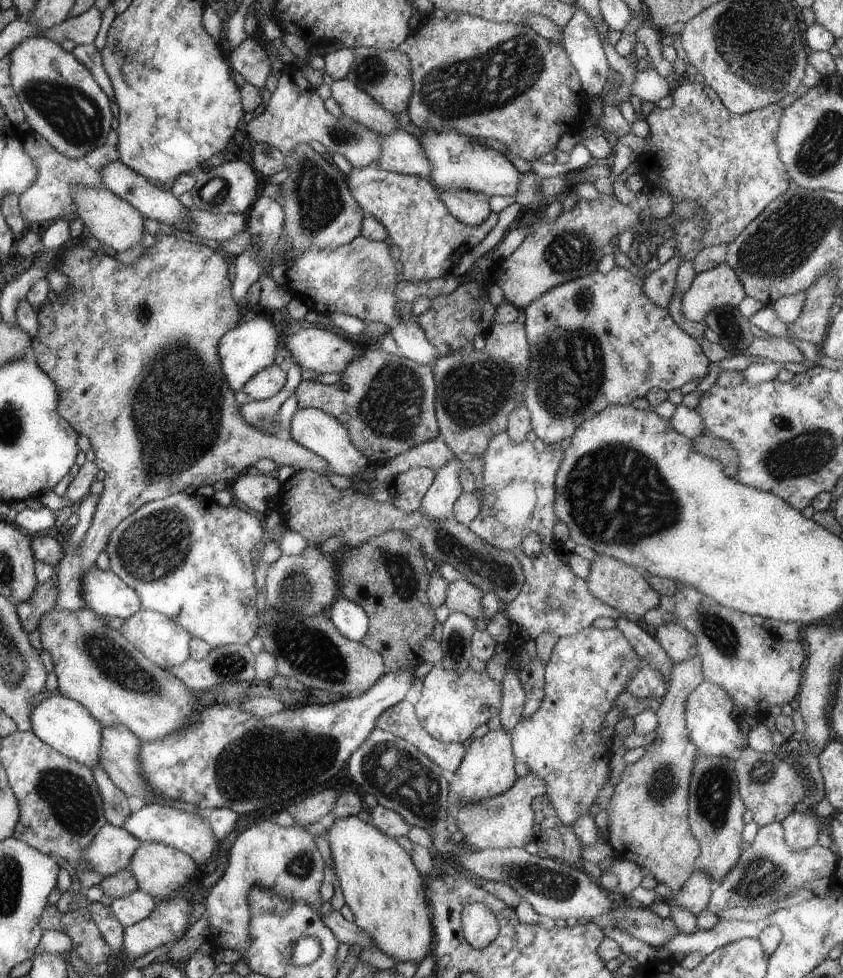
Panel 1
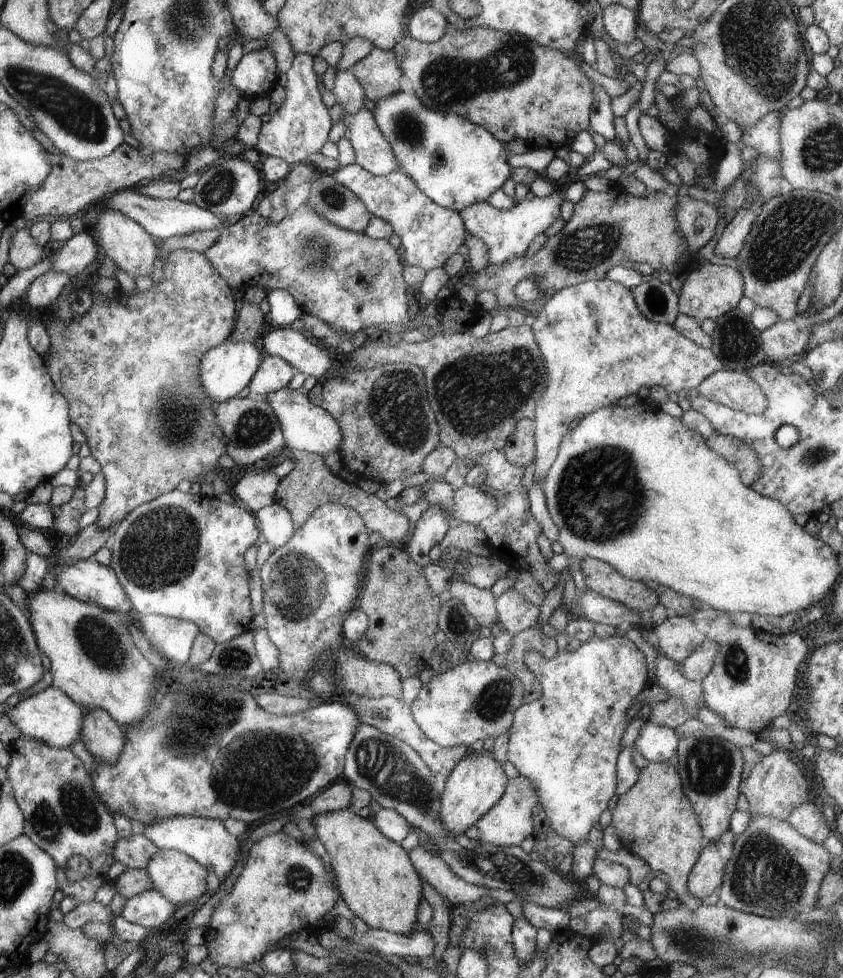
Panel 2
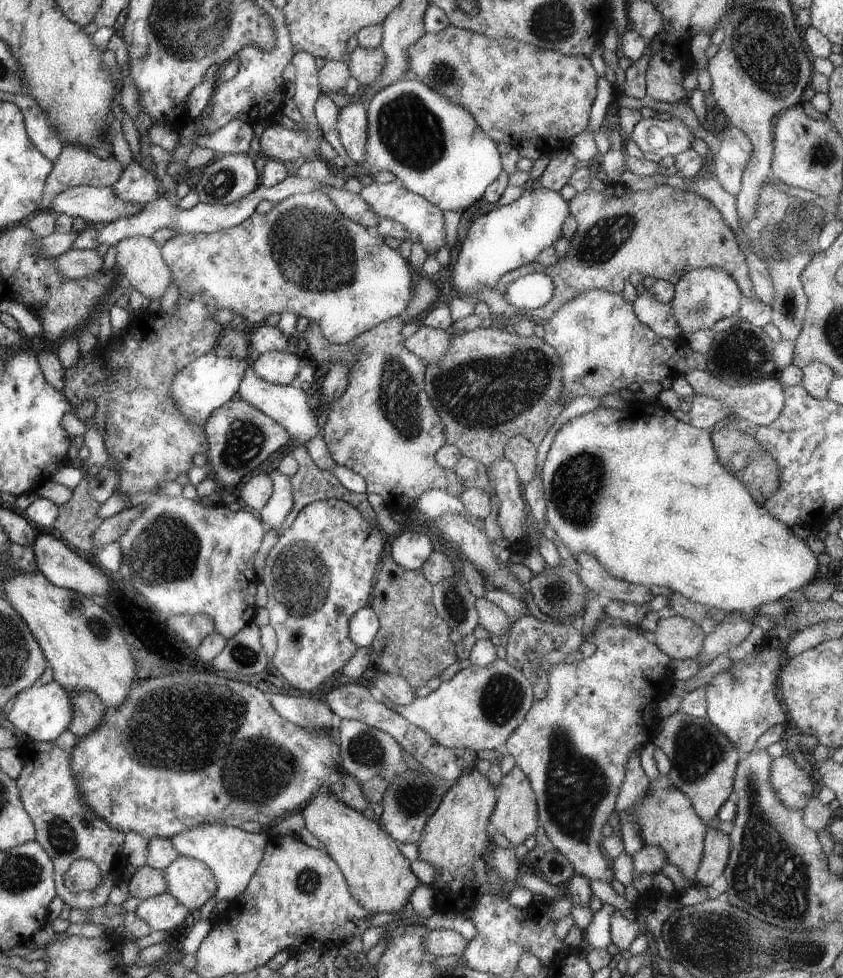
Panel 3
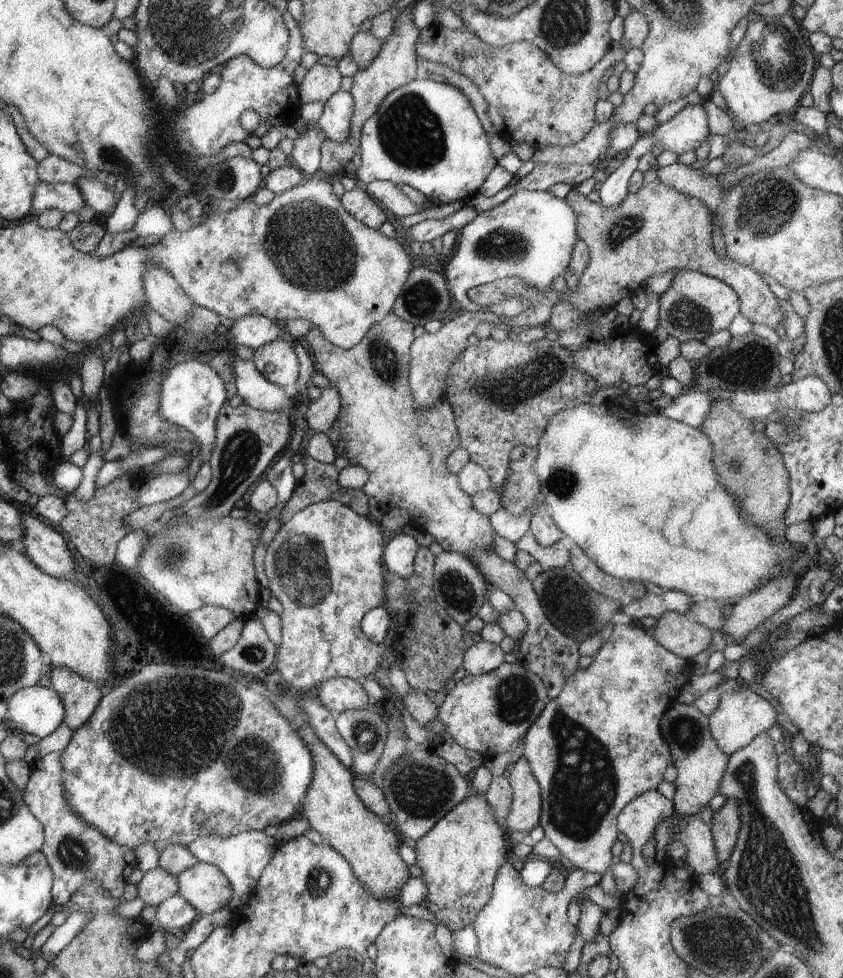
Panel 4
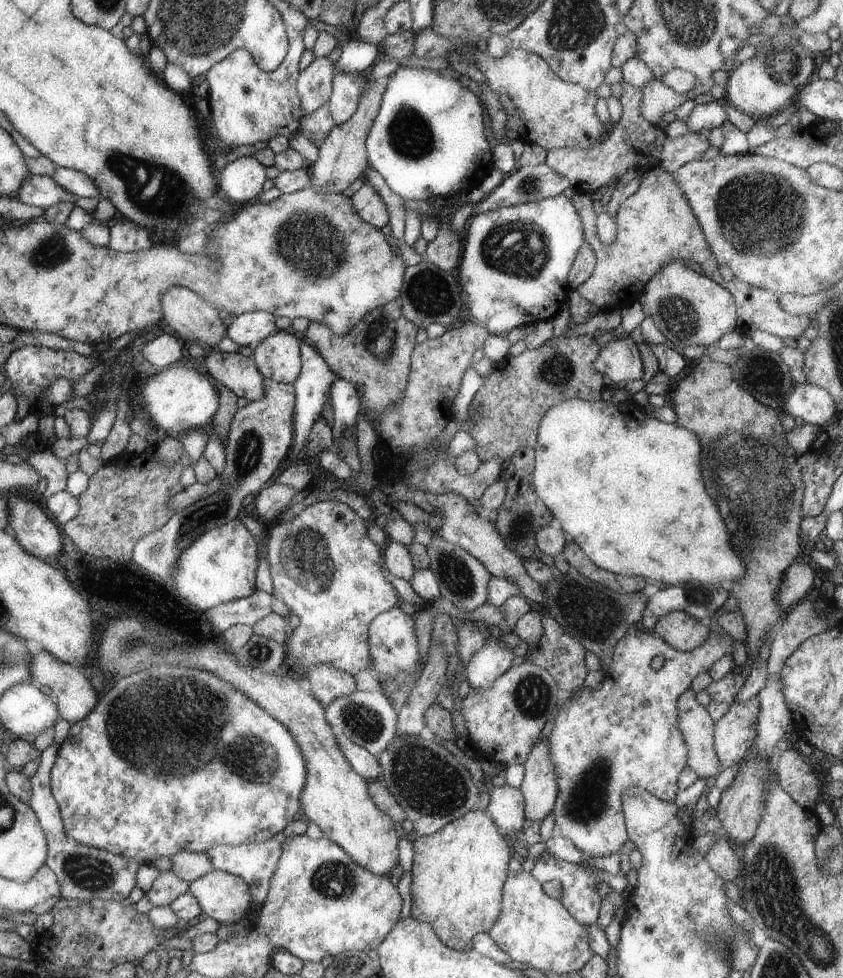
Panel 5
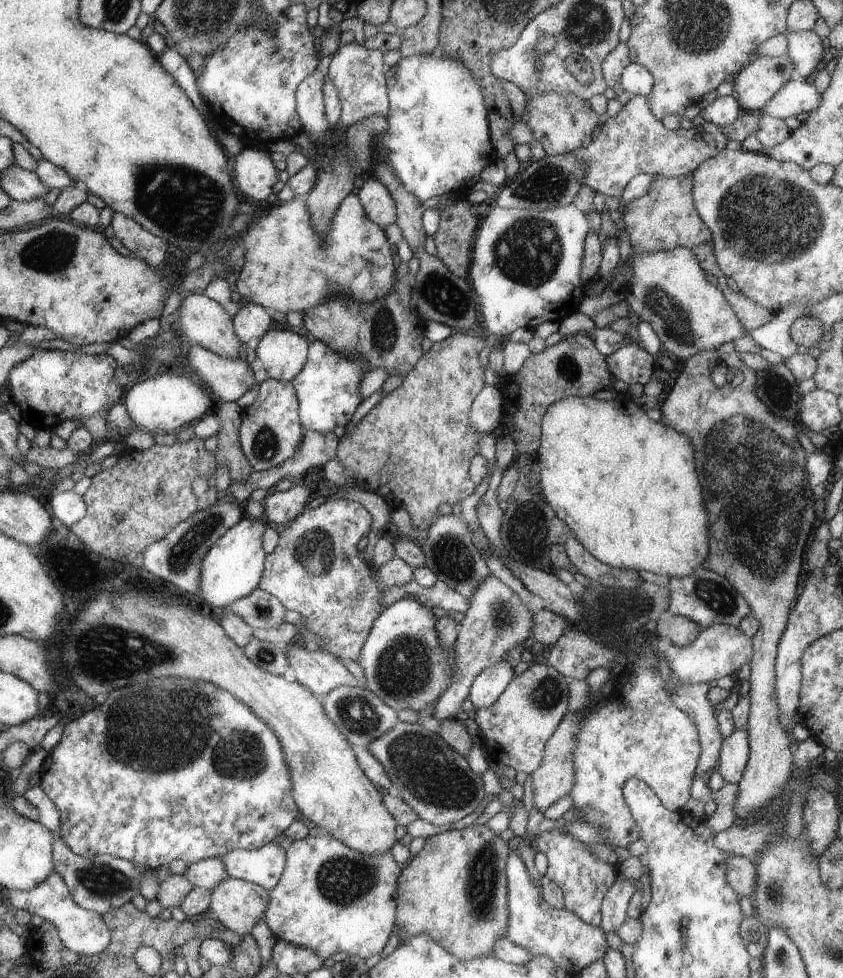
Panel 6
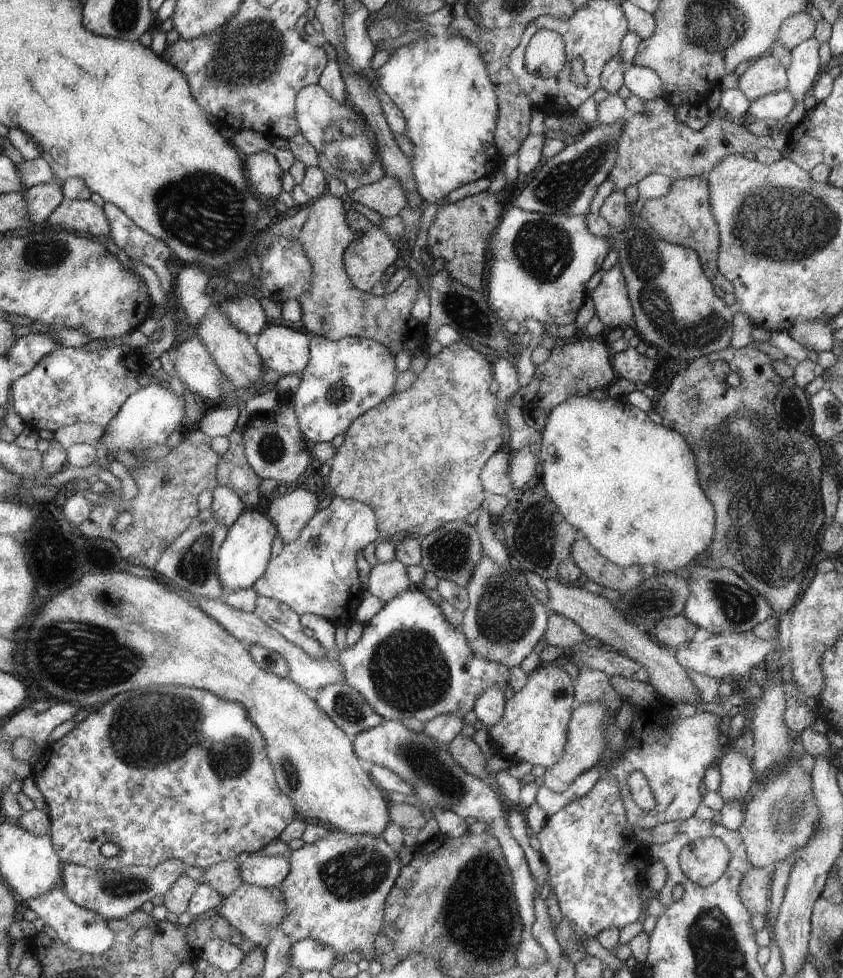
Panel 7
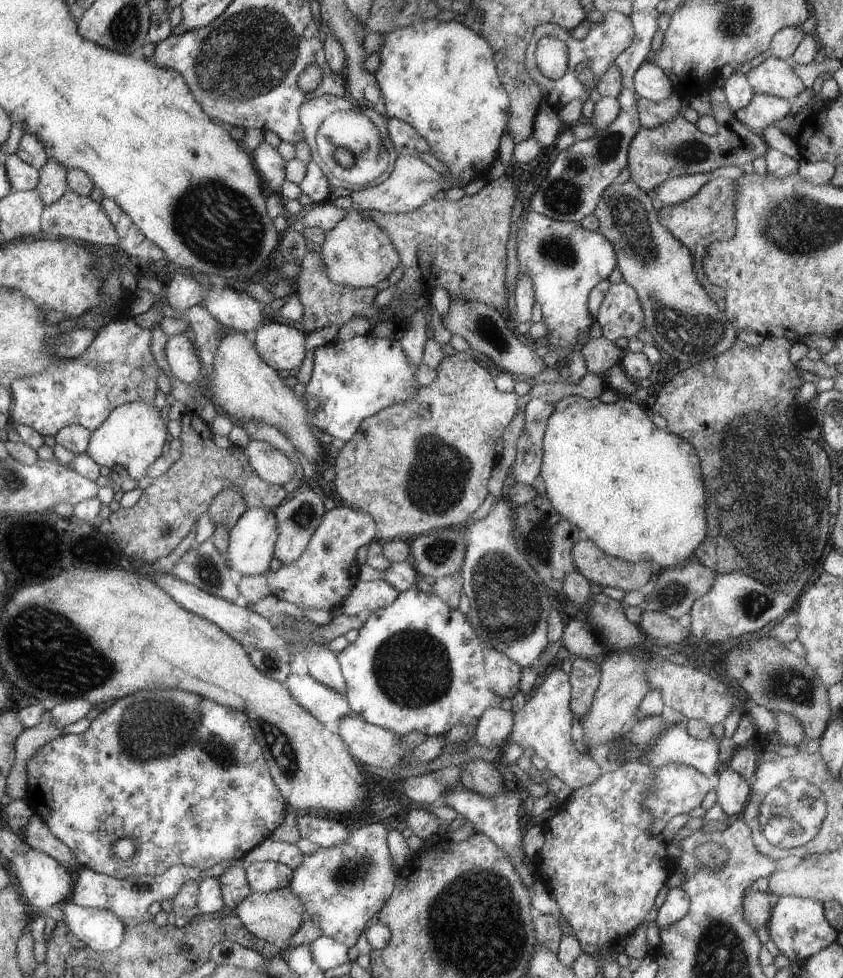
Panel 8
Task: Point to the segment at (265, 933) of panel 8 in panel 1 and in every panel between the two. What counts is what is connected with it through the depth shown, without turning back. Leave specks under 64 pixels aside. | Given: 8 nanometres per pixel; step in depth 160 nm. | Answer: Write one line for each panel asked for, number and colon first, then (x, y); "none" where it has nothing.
1: (160, 869)
2: (181, 879)
3: (190, 881)
4: (204, 885)
5: (226, 898)
6: (240, 905)
7: (257, 912)

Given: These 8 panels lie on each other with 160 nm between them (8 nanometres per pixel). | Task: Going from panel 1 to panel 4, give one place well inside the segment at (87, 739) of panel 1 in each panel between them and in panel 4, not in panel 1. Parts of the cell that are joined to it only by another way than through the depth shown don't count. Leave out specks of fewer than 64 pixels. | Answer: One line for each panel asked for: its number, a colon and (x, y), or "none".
2: (51, 717)
3: (43, 713)
4: (39, 710)

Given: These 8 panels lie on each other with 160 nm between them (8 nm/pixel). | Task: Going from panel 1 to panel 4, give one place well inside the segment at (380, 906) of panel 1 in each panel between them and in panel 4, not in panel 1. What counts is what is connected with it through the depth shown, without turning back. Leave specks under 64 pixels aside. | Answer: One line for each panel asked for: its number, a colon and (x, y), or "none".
2: (376, 879)
3: (381, 878)
4: (332, 806)

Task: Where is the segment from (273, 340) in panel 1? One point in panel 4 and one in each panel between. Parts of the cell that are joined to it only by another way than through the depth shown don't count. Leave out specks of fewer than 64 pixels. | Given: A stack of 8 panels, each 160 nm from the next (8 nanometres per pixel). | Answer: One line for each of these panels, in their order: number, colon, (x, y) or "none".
2: (227, 369)
3: (203, 386)
4: (193, 394)

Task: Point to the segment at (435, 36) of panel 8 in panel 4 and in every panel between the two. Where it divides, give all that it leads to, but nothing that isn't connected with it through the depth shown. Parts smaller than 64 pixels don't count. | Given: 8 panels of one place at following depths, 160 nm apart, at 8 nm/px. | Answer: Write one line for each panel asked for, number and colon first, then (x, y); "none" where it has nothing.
4: (426, 134)
5: (431, 139)
6: (438, 140)
7: (441, 84)

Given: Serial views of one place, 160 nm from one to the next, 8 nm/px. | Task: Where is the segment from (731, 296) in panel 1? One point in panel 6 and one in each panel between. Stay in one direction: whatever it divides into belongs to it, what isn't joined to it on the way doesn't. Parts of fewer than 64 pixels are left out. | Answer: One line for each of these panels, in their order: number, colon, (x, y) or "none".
2: (710, 290)
3: (703, 296)
4: (695, 305)
5: (689, 308)
6: (669, 290)

